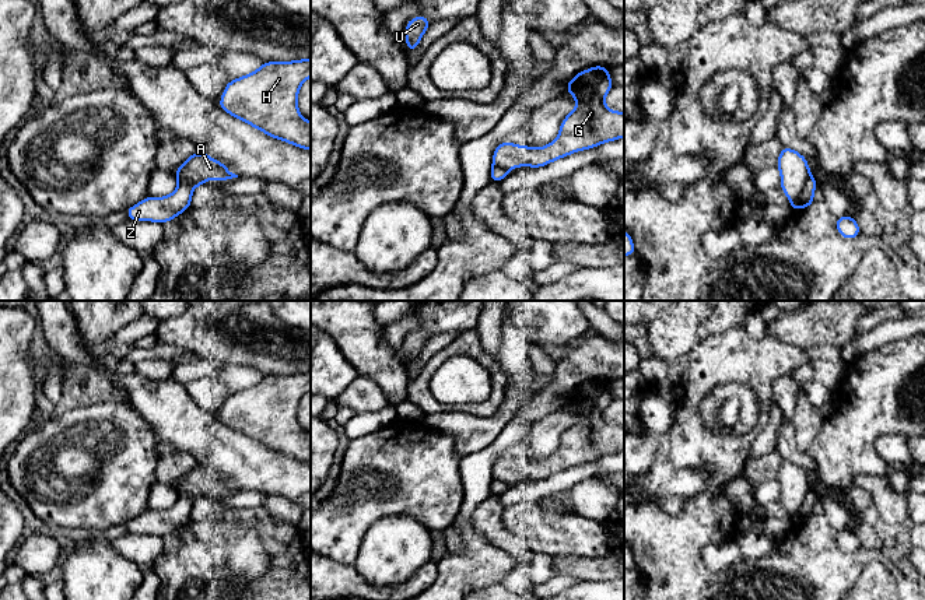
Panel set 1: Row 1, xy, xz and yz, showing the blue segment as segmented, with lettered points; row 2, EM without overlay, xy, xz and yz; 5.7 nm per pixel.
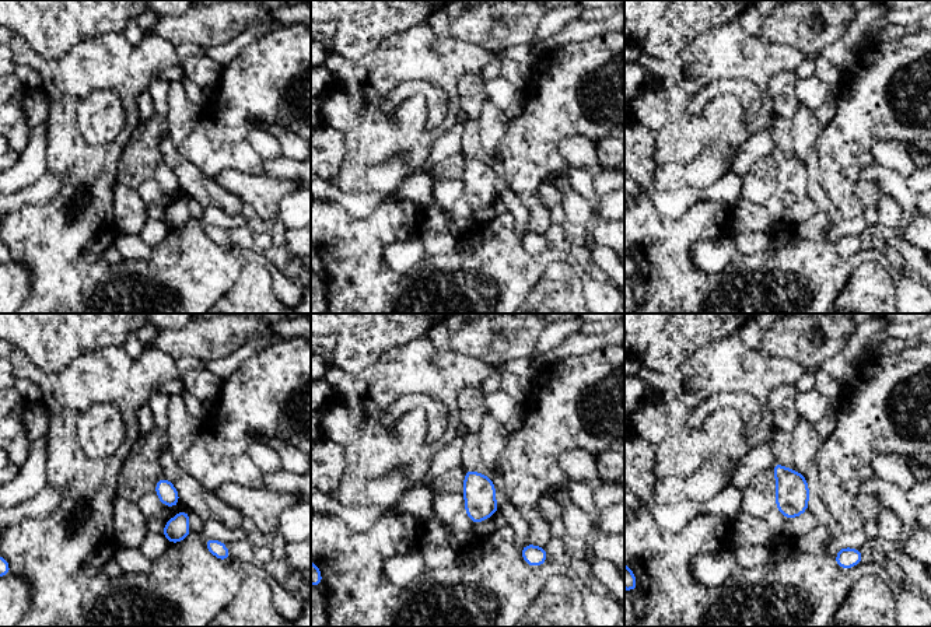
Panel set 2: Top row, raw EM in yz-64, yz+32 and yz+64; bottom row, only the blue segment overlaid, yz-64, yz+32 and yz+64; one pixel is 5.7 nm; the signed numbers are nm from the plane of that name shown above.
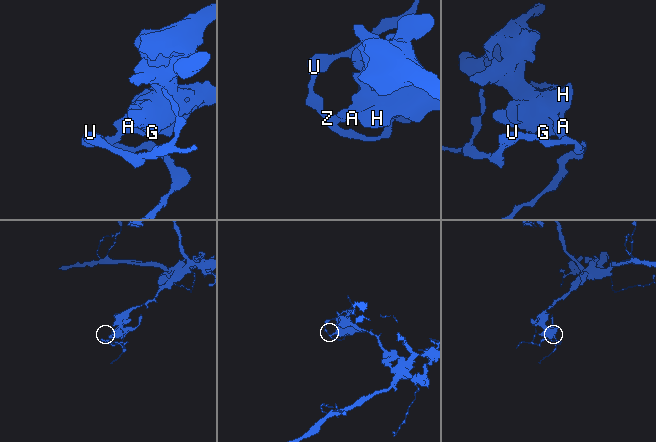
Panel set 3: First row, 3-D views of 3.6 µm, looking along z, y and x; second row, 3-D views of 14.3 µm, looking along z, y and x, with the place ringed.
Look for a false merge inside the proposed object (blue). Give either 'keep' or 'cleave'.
cleave

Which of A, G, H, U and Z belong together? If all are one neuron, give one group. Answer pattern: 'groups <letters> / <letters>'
groups A G H / U Z

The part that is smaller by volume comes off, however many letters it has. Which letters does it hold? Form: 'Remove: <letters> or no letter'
Remove: U, Z

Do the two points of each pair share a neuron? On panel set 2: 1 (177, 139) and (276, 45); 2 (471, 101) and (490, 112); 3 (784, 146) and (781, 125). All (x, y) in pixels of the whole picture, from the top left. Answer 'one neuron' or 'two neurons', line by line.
1: two neurons
2: two neurons
3: one neuron

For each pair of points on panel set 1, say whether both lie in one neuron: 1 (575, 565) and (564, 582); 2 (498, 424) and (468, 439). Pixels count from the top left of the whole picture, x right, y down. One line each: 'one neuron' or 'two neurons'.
1: two neurons
2: one neuron

